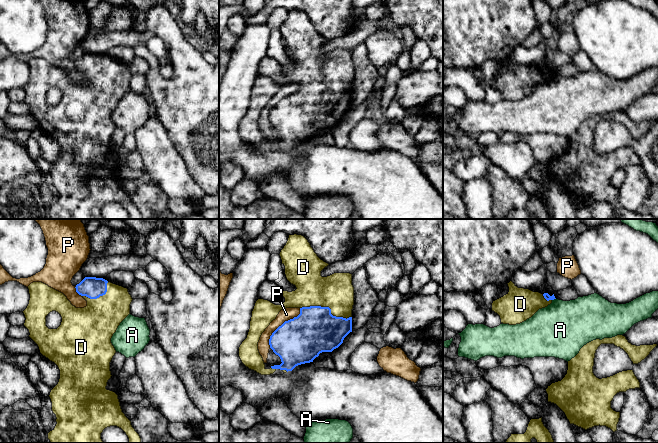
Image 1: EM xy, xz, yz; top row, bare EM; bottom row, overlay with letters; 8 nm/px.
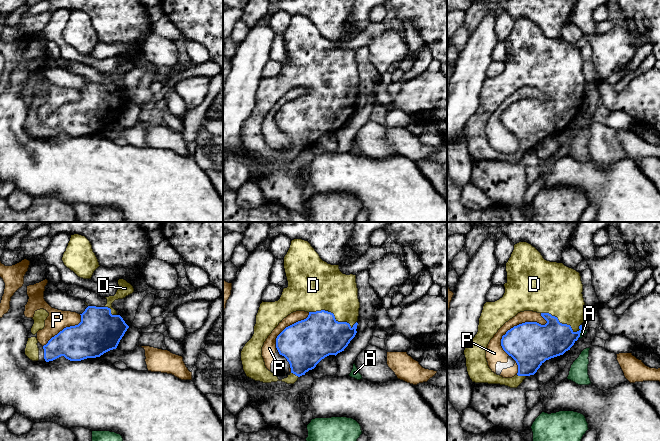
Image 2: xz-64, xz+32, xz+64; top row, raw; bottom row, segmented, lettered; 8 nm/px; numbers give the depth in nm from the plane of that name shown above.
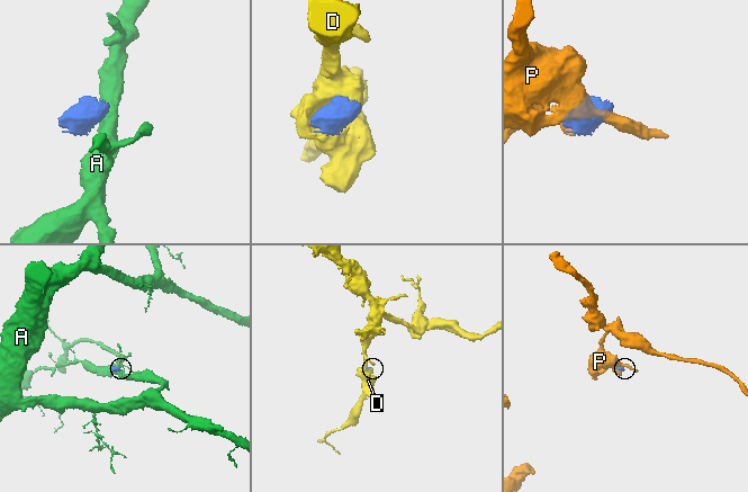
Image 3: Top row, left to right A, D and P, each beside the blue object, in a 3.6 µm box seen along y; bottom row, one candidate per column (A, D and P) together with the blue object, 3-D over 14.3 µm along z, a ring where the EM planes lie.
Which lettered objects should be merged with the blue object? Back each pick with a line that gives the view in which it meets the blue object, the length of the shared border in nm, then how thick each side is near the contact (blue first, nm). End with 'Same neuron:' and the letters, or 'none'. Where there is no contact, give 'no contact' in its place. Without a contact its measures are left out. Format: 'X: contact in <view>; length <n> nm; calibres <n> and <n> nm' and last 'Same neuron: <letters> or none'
D: contact in xz; length 420 nm; calibres 360 and 280 nm
Same neuron: D

